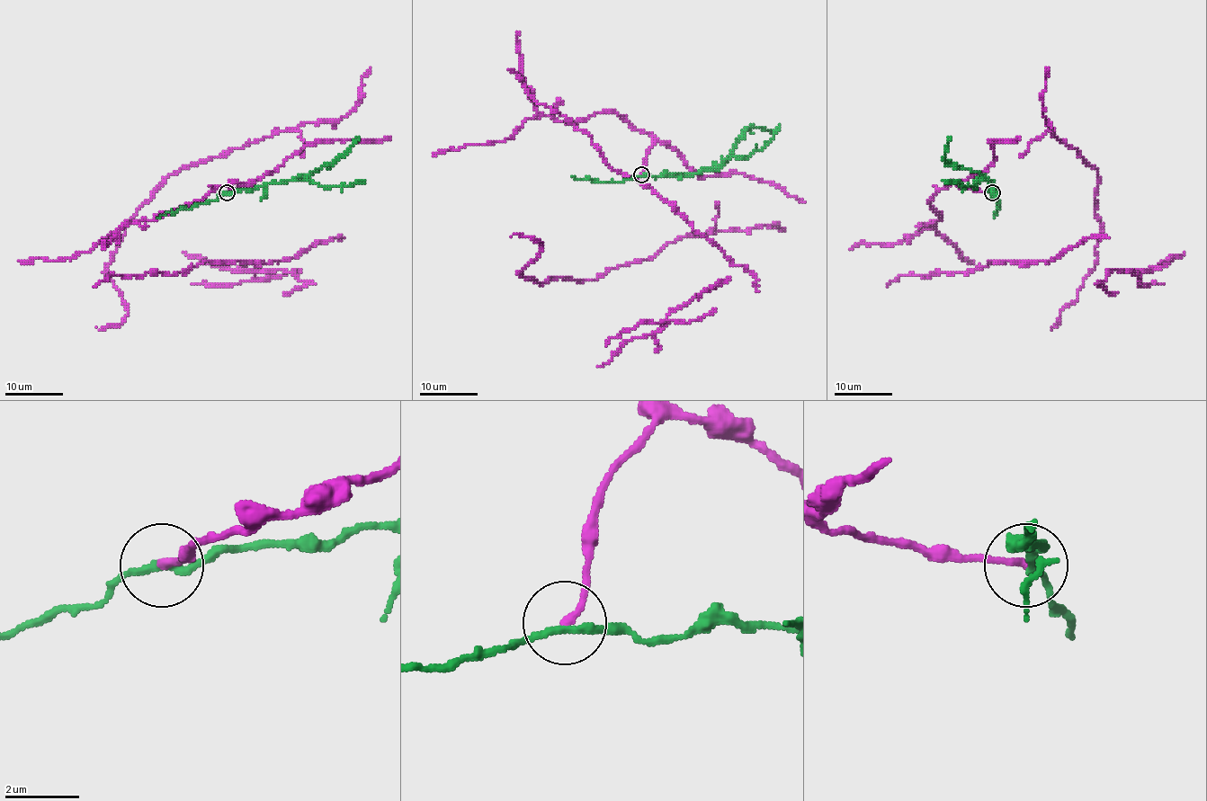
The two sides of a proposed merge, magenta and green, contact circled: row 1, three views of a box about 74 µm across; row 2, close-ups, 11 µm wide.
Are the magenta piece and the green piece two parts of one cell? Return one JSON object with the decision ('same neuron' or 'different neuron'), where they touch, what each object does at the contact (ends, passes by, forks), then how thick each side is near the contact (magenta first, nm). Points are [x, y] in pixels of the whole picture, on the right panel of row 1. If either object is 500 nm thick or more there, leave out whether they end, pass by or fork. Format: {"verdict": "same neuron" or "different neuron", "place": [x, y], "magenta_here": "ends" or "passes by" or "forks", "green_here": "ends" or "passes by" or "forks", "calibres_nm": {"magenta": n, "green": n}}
{"verdict": "different neuron", "place": [992, 192], "magenta_here": "ends", "green_here": "passes by", "calibres_nm": {"magenta": 180, "green": 190}}

